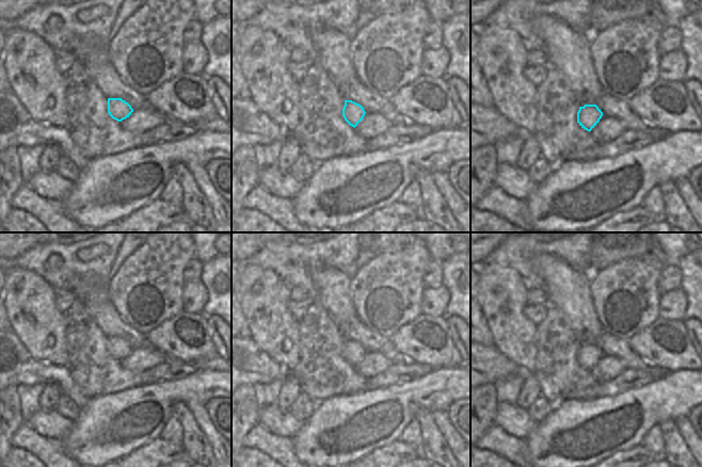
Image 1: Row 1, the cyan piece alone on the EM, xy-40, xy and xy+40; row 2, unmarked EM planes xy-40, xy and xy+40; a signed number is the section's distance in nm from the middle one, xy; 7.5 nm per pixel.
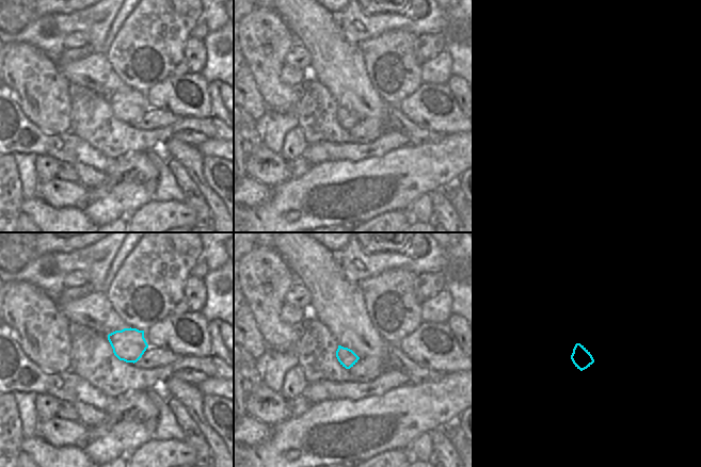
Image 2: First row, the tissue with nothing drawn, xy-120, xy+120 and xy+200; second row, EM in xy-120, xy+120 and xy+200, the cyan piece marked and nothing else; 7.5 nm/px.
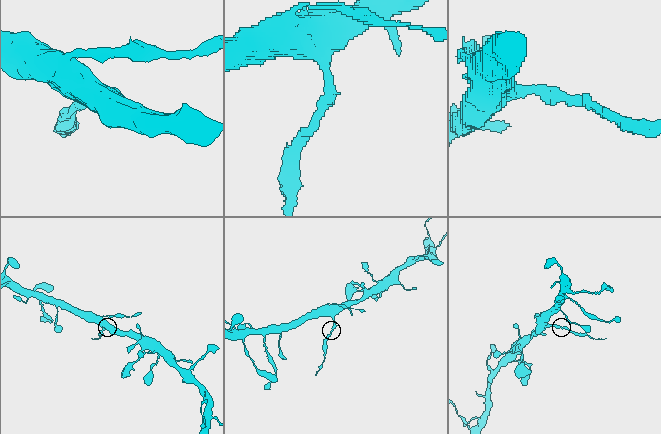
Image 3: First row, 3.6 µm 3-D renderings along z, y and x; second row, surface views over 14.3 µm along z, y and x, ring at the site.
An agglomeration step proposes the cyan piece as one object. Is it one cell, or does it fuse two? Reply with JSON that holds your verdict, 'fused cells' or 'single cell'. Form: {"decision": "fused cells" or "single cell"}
{"decision": "fused cells"}

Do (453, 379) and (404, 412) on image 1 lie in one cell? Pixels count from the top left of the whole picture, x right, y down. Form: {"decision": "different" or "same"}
{"decision": "same"}

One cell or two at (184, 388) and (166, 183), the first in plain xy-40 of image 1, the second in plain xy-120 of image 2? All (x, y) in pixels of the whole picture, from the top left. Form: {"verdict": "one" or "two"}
{"verdict": "two"}

